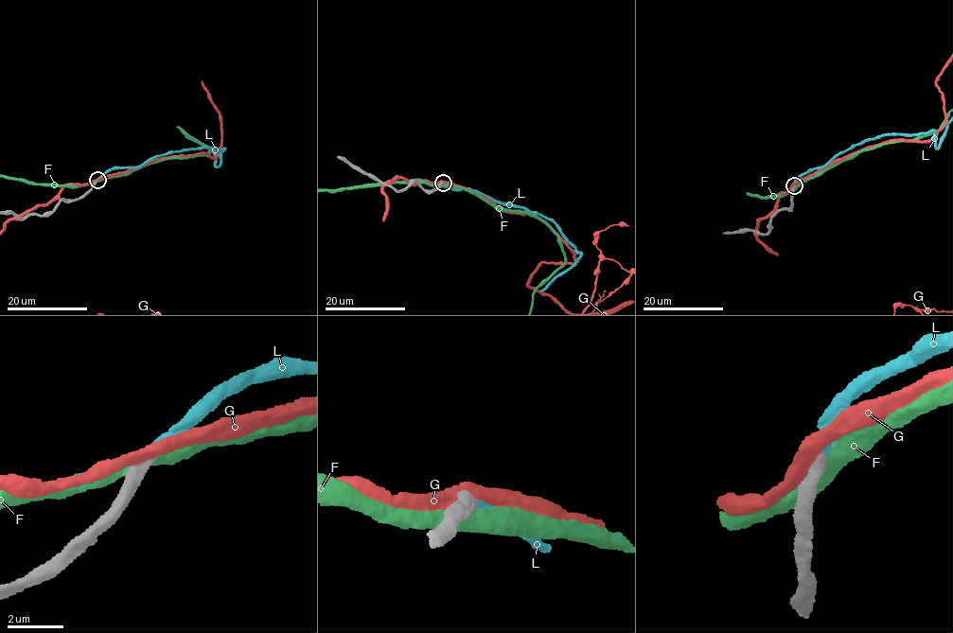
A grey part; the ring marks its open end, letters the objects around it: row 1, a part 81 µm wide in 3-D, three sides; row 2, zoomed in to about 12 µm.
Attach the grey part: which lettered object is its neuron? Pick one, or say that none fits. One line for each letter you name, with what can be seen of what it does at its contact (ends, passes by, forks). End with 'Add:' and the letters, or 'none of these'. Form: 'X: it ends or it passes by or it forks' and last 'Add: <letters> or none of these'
L: it ends
Add: L

